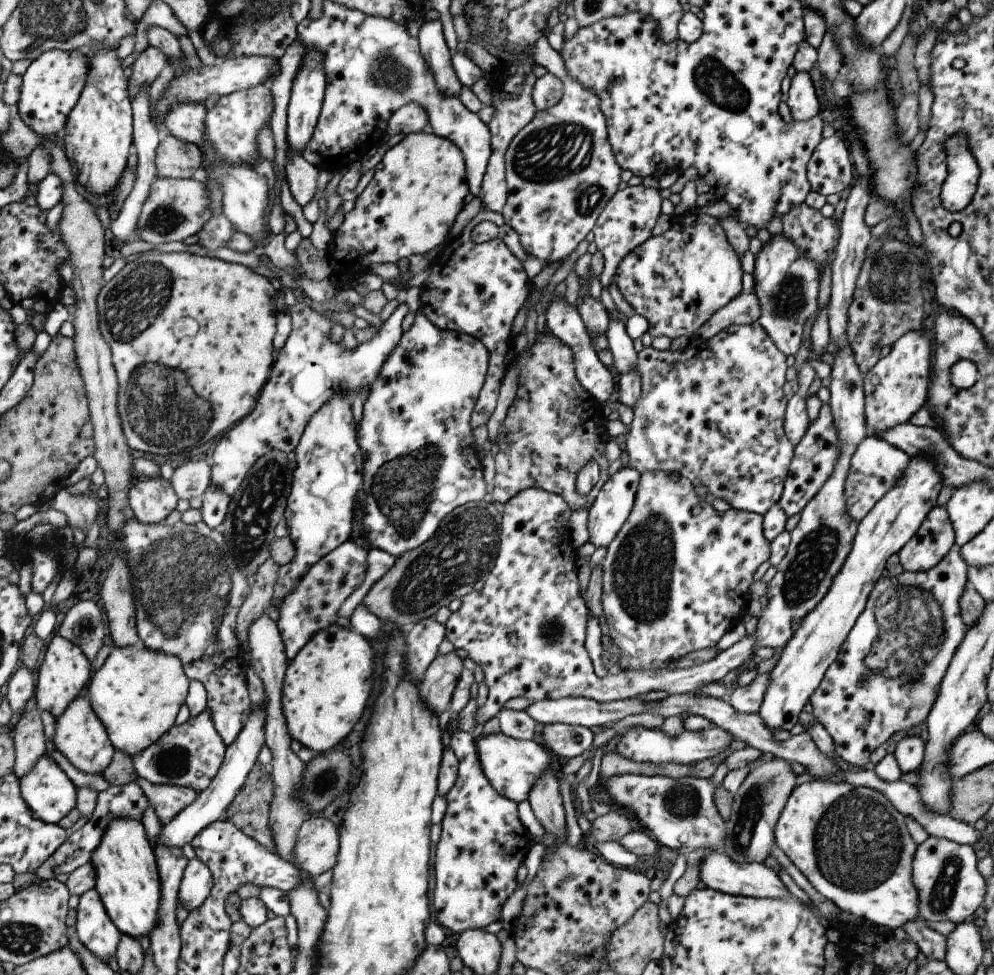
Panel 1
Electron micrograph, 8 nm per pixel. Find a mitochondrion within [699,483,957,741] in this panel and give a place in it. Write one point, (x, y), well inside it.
(909, 627)

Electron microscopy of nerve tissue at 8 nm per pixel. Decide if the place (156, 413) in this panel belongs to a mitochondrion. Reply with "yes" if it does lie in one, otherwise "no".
yes

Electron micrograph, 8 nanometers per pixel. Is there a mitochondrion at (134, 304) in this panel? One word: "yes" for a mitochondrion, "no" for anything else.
yes

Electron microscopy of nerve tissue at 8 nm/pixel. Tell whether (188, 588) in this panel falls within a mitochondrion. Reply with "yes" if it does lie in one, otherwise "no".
yes

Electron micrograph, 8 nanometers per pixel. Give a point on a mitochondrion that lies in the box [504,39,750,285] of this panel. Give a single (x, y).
(551, 155)

